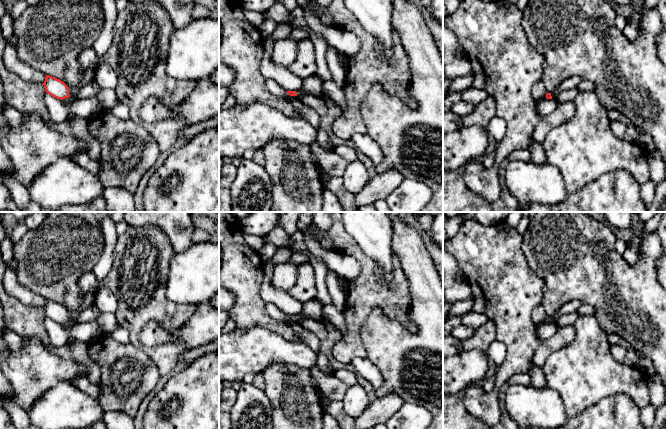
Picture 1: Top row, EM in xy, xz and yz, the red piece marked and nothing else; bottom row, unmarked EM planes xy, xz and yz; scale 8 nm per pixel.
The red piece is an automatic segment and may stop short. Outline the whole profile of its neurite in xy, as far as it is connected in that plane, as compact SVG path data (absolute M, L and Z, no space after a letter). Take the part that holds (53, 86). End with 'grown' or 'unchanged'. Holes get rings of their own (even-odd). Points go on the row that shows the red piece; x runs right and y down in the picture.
M46 75L46 79L43 83L46 93L50 94L51 96L57 99L65 99L69 98L69 87L61 80Z; unchanged

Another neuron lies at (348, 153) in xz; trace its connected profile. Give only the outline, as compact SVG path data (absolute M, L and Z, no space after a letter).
M340 145L335 147L334 151L348 162L357 160L357 150L352 147Z

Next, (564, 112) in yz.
M572 101L558 103L556 110L543 117L534 129L532 138L542 144L546 135L556 126L570 121L575 113L576 107Z

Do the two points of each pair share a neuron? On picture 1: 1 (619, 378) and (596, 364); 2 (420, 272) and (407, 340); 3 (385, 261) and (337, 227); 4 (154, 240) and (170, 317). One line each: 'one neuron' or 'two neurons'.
1: one neuron
2: one neuron
3: two neurons
4: one neuron

